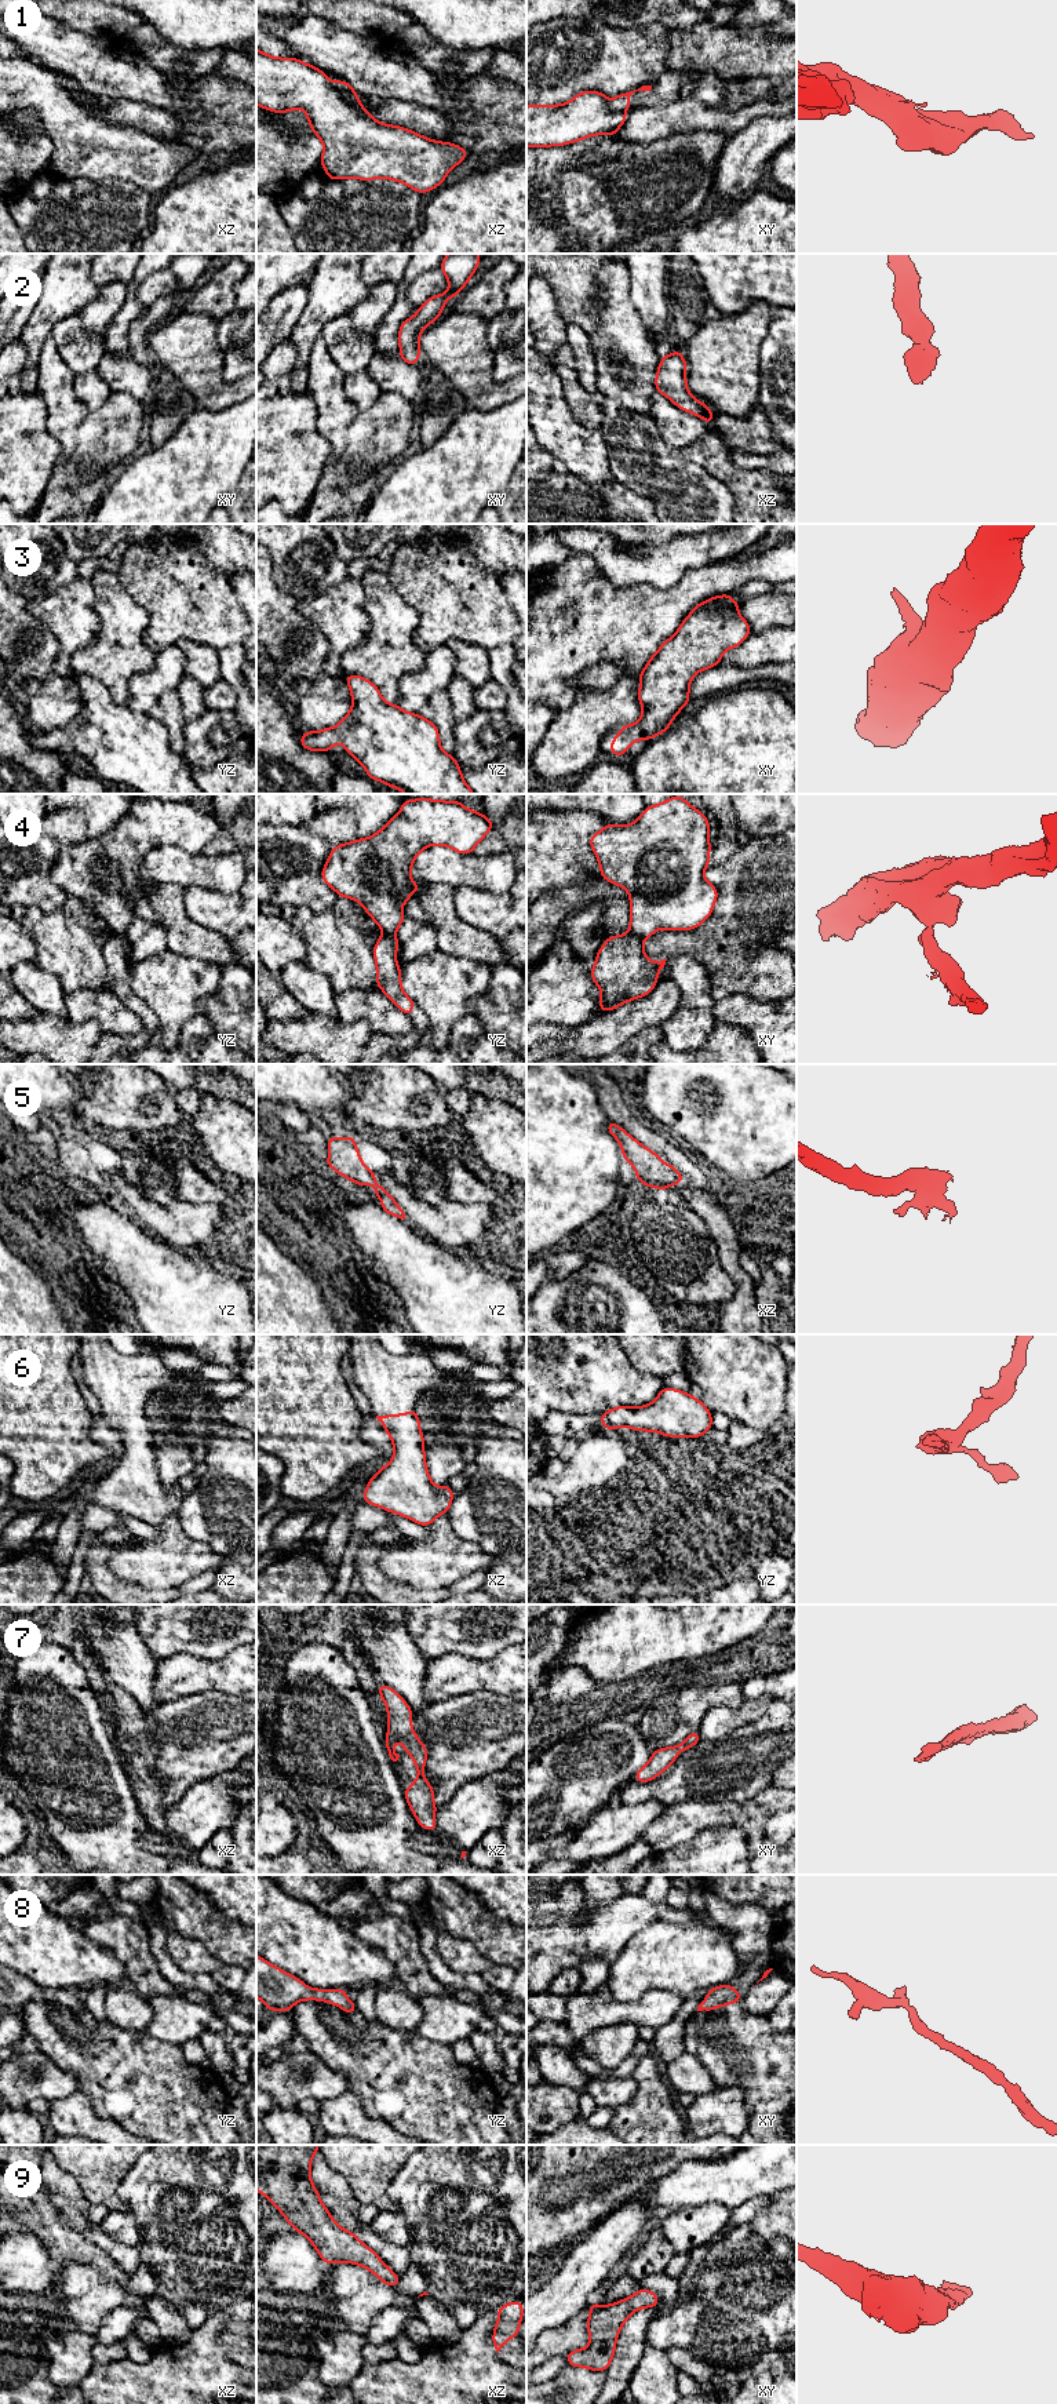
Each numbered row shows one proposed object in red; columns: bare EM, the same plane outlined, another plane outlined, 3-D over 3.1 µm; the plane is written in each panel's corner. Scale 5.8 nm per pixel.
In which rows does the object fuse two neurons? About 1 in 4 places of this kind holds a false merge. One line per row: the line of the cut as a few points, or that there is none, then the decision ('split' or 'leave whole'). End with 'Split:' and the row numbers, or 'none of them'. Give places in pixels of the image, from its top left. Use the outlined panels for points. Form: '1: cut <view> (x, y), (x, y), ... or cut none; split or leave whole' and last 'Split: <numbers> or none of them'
1: cut xy (611, 108), (623, 112); split
2: cut none; leave whole
3: cut none; leave whole
4: cut xy (630, 931), (642, 939); split
5: cut none; leave whole
6: cut none; leave whole
7: cut none; leave whole
8: cut none; leave whole
9: cut none; leave whole
Split: 1, 4

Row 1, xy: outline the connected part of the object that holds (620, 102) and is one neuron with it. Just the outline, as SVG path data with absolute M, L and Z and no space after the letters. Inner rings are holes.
M642 85L642 87L638 88L638 90L634 90L634 91L622 94L622 95L616 95L616 96L613 96L613 99L612 99L612 109L616 110L616 112L626 112L626 110L630 109L630 96L631 96L635 91L650 91L650 90L652 90L652 85Z

